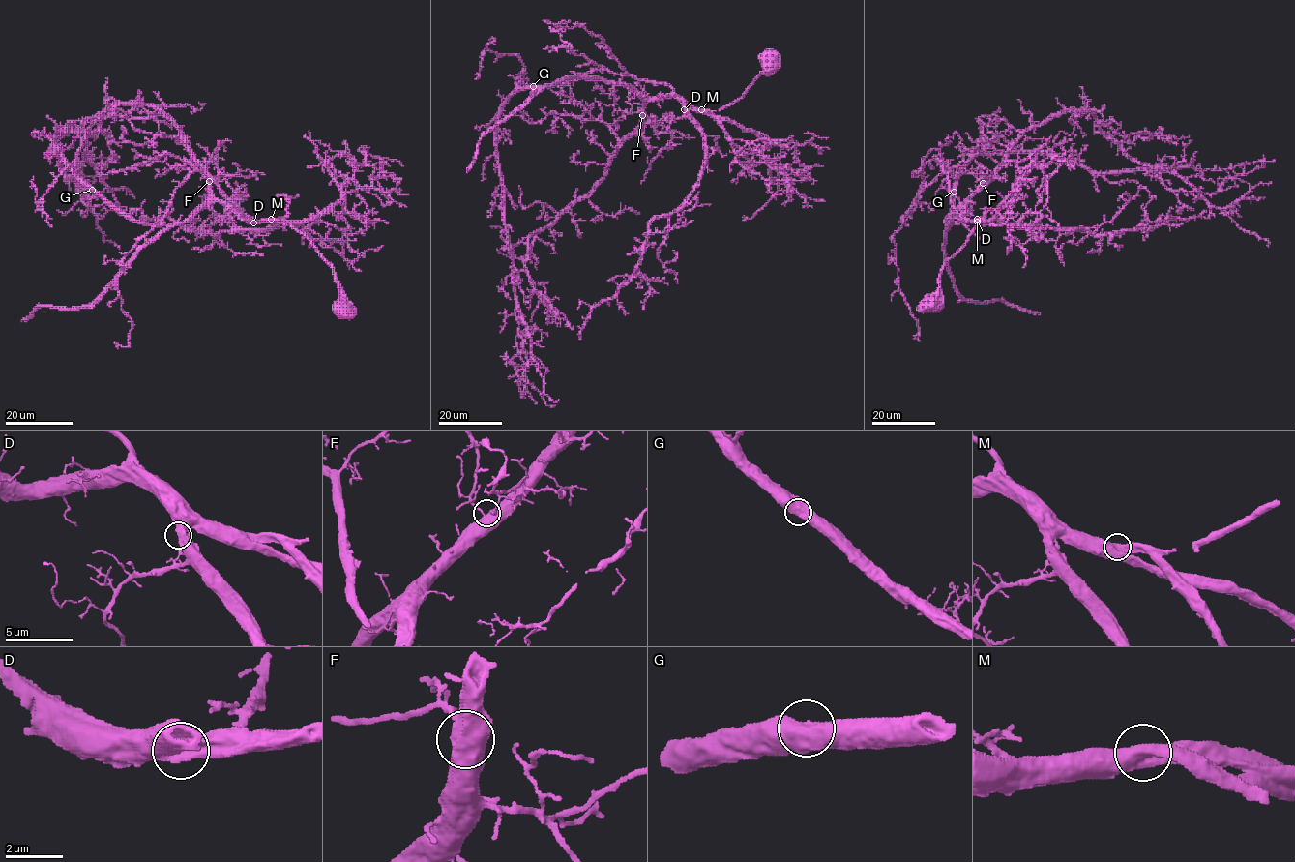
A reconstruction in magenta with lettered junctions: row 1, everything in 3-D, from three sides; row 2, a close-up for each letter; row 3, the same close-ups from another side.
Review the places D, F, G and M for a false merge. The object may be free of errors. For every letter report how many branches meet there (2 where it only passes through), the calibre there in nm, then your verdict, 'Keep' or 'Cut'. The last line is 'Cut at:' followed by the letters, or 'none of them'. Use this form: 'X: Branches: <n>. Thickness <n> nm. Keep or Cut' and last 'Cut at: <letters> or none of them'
D: Branches: 2. Thickness 550 nm. Keep
F: Branches: 2. Thickness 550 nm. Keep
G: Branches: 2. Thickness 600 nm. Keep
M: Branches: 2. Thickness 650 nm. Keep
Cut at: none of them

